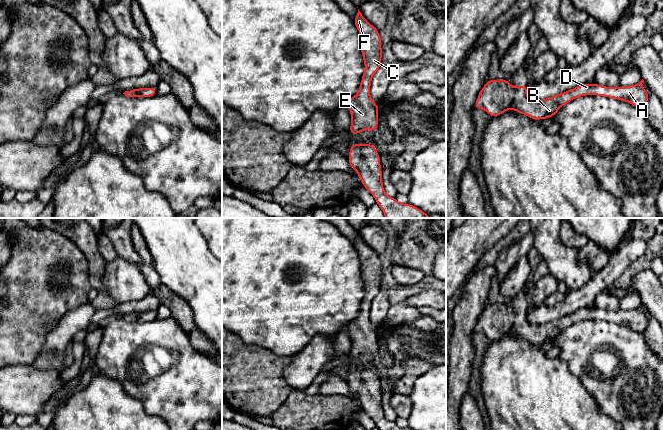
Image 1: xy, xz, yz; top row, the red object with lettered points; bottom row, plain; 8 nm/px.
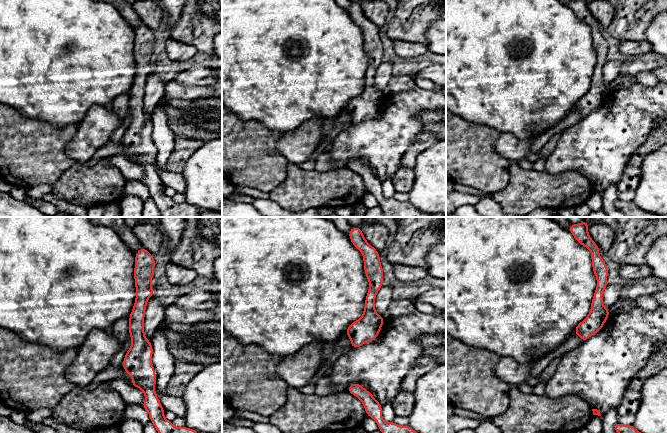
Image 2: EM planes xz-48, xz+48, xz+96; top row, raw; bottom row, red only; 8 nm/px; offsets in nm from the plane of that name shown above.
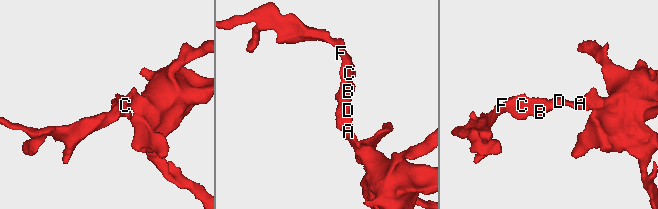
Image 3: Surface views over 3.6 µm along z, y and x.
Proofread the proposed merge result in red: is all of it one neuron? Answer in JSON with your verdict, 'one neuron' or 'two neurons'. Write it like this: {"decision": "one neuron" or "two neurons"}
{"decision": "one neuron"}

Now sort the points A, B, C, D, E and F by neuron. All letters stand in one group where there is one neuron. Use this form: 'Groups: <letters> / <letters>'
Groups: A B C D E F

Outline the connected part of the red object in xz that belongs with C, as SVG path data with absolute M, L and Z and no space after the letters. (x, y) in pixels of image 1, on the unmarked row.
M359 233L353 245L359 254L361 277L365 288L359 315L347 325L351 337L349 356L352 359L357 359L363 354L375 356L379 349L378 335L380 330L372 325L370 311L373 299L381 291L383 276L379 255L362 240Z

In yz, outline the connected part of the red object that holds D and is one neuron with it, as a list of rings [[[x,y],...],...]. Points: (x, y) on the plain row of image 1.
[[[507,303],[487,304],[484,311],[478,318],[474,333],[484,333],[491,341],[498,341],[506,334],[516,334],[517,336],[528,340],[534,344],[541,344],[553,341],[559,333],[570,326],[571,324],[584,320],[584,319],[597,319],[602,321],[609,321],[619,323],[630,327],[631,329],[639,332],[644,332],[648,327],[648,316],[642,311],[642,303],[639,307],[632,310],[619,310],[619,311],[605,311],[599,308],[588,308],[587,306],[578,309],[566,316],[551,320],[541,324],[531,324],[527,320],[528,309],[521,309],[513,311]]]

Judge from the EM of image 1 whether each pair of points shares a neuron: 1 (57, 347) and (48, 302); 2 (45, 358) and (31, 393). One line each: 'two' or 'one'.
1: two
2: two

